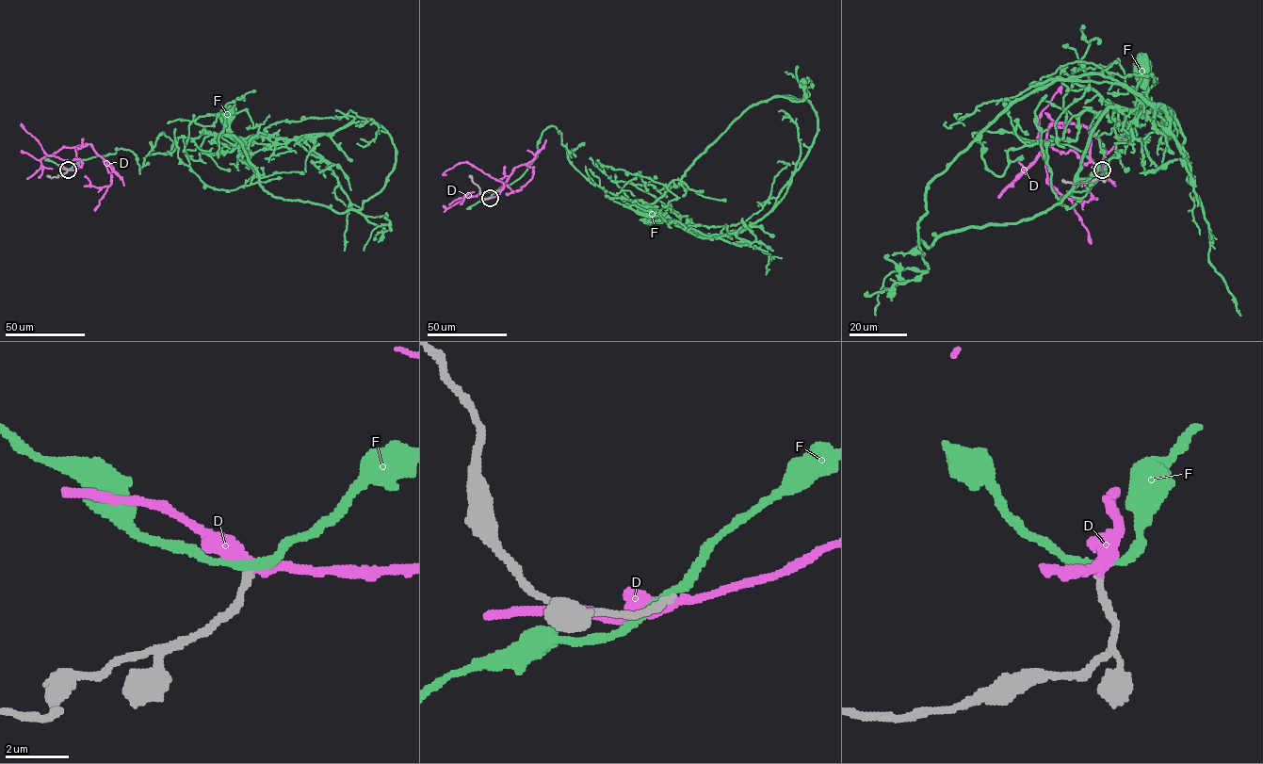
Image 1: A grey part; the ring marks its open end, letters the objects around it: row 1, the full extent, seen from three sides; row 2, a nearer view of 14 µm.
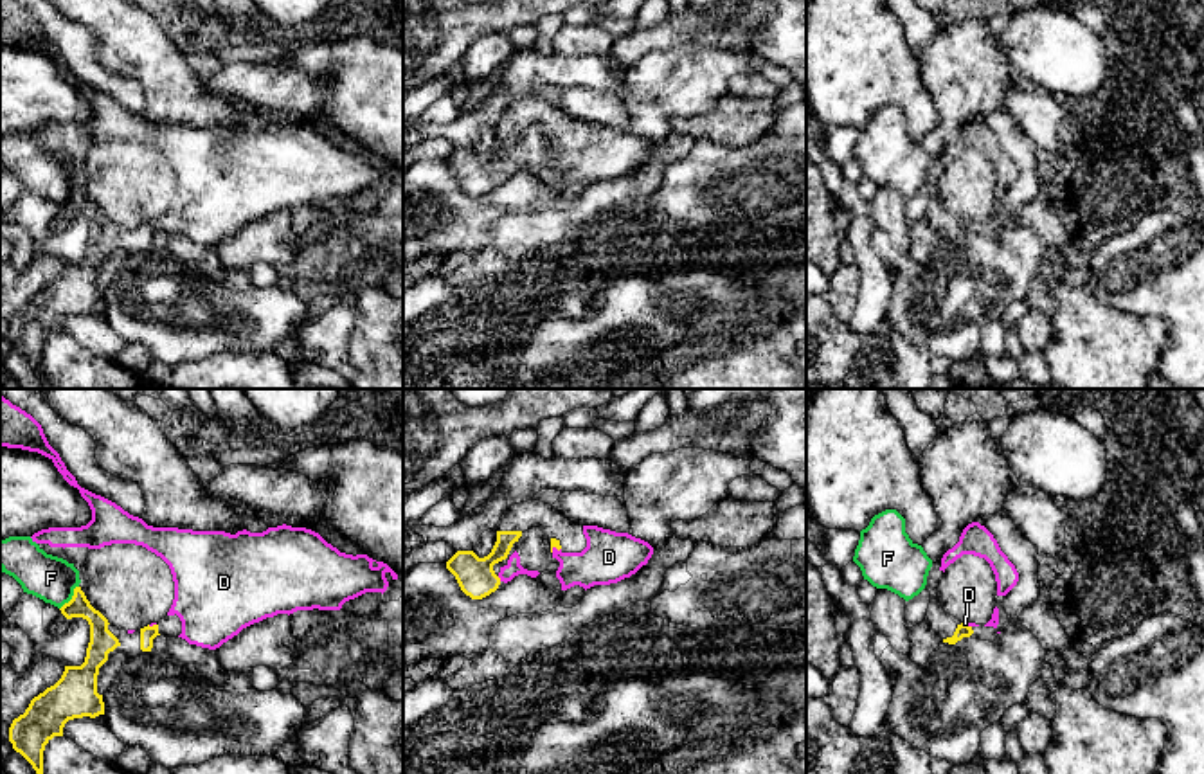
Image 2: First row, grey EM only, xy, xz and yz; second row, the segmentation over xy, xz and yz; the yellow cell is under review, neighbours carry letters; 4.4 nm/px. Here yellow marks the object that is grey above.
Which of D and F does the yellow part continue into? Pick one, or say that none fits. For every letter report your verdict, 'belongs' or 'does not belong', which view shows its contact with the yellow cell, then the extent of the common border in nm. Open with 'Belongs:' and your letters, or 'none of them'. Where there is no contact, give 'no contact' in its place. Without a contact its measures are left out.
Belongs: D
D: belongs; contact in xz; length 30 nm
F: does not belong; contact in xy; length 140 nm

